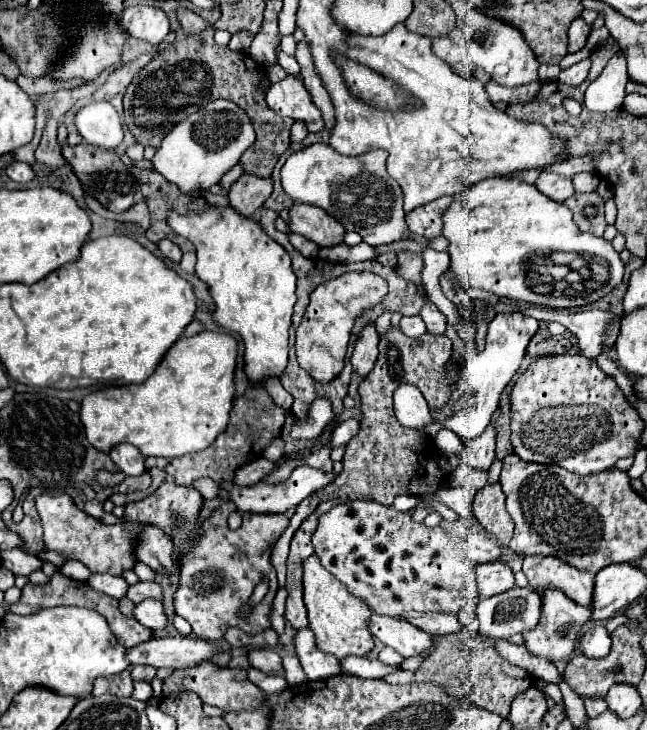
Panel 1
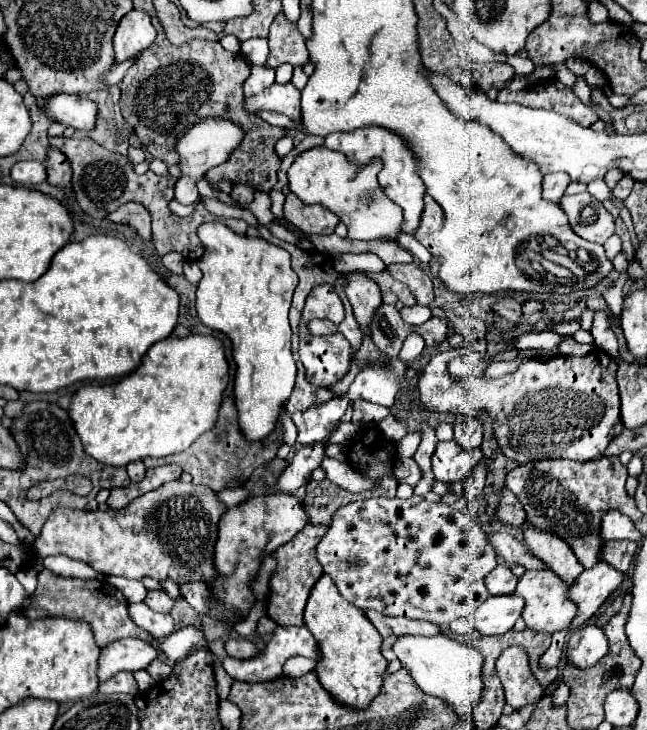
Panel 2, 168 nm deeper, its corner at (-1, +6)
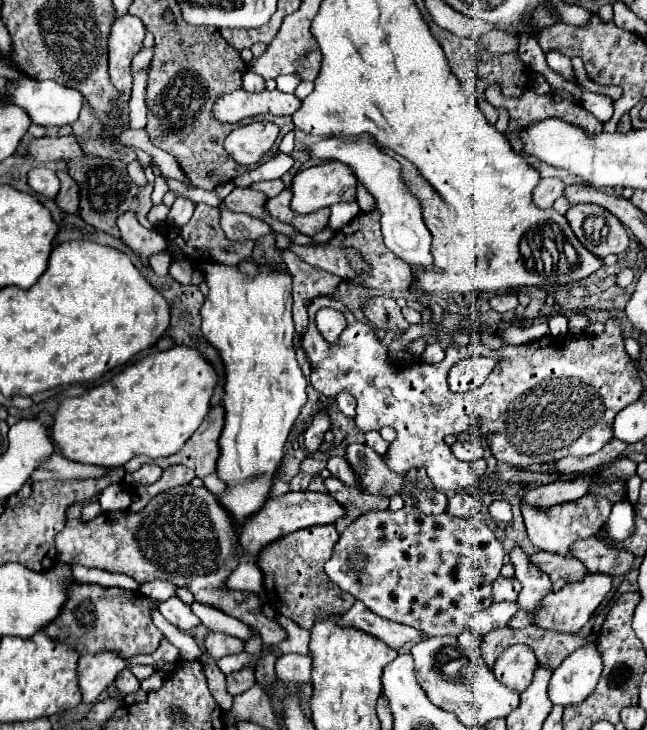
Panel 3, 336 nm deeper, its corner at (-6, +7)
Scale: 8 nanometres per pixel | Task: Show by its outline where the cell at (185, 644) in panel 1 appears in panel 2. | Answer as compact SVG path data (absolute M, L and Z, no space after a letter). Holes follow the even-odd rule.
M119 639L103 647L99 657L99 681L113 677L119 671L137 671L147 669L151 661L159 657L159 649L153 643L141 639Z

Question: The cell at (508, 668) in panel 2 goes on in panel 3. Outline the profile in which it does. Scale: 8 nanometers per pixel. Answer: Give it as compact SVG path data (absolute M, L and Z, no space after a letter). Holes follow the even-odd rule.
M516 644L496 658L492 672L504 686L516 692L522 692L532 682L536 666L538 666L538 660L534 652L524 644Z

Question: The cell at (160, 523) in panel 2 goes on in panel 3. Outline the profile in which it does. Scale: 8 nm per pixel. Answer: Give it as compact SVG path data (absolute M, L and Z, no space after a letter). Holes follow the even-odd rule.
M186 484L154 496L140 512L110 512L98 516L94 522L68 520L66 528L56 536L56 550L58 560L68 564L120 572L140 582L170 580L180 588L188 588L196 602L214 606L256 630L266 646L280 644L284 628L264 616L260 598L254 592L224 588L224 580L240 560L236 540L232 518L216 502L216 496L206 488Z

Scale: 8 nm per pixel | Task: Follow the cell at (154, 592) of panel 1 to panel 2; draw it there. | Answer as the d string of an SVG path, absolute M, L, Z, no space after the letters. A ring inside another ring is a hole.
M159 589L147 591L145 603L147 603L153 611L159 611L159 613L167 613L167 611L171 611L171 607L173 607L173 599L171 599L165 591L159 591Z

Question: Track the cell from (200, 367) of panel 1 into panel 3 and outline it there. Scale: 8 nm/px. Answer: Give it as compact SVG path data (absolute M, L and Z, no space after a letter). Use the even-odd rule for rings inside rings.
M174 346L164 352L152 352L114 374L108 382L90 388L84 396L64 398L54 410L52 438L66 460L118 468L138 454L160 458L176 454L196 432L210 410L210 396L216 386L216 372L196 348Z

